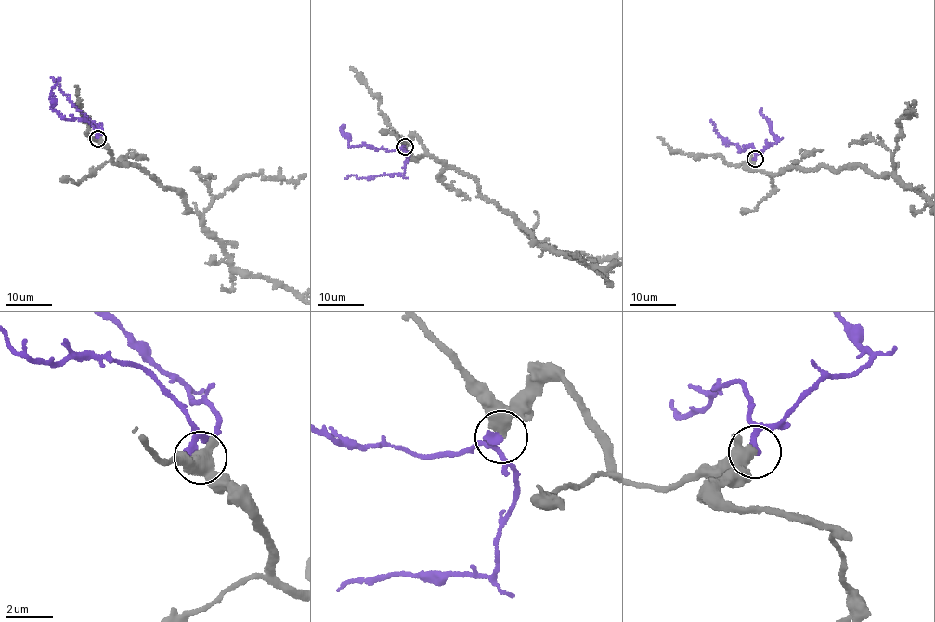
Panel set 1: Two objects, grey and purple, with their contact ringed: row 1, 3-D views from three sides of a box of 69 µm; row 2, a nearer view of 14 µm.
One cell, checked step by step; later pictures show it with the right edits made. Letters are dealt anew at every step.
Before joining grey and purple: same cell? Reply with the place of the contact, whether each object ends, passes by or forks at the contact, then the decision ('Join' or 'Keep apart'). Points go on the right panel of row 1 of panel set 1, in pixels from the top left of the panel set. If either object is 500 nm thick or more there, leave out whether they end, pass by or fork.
Place: (755, 159). At the ring grey passes by. At the ring purple ends. Join

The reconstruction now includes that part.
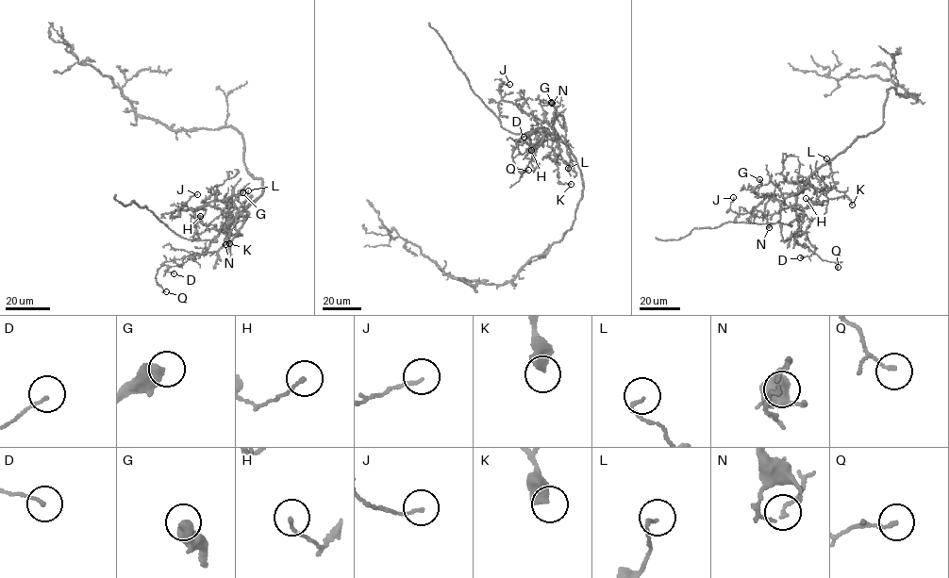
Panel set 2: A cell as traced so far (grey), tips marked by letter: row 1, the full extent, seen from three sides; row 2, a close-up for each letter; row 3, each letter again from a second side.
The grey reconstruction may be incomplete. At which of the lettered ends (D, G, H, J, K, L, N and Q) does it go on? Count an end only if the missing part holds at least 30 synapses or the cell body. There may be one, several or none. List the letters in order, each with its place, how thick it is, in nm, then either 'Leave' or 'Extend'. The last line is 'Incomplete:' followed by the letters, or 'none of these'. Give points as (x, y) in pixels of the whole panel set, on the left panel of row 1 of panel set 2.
D: Place: (174, 273). Thickness 110 nm. Leave
G: Place: (242, 192). Thickness 500 nm. Leave
H: Place: (200, 216). Thickness 120 nm. Leave
J: Place: (197, 194). Thickness 100 nm. Leave
K: Place: (229, 243). Thickness 480 nm. Leave
L: Place: (248, 190). Thickness 130 nm. Leave
N: Place: (225, 244). Thickness 90 nm. Leave
Q: Place: (166, 291). Thickness 130 nm. Leave
Incomplete: none of these

